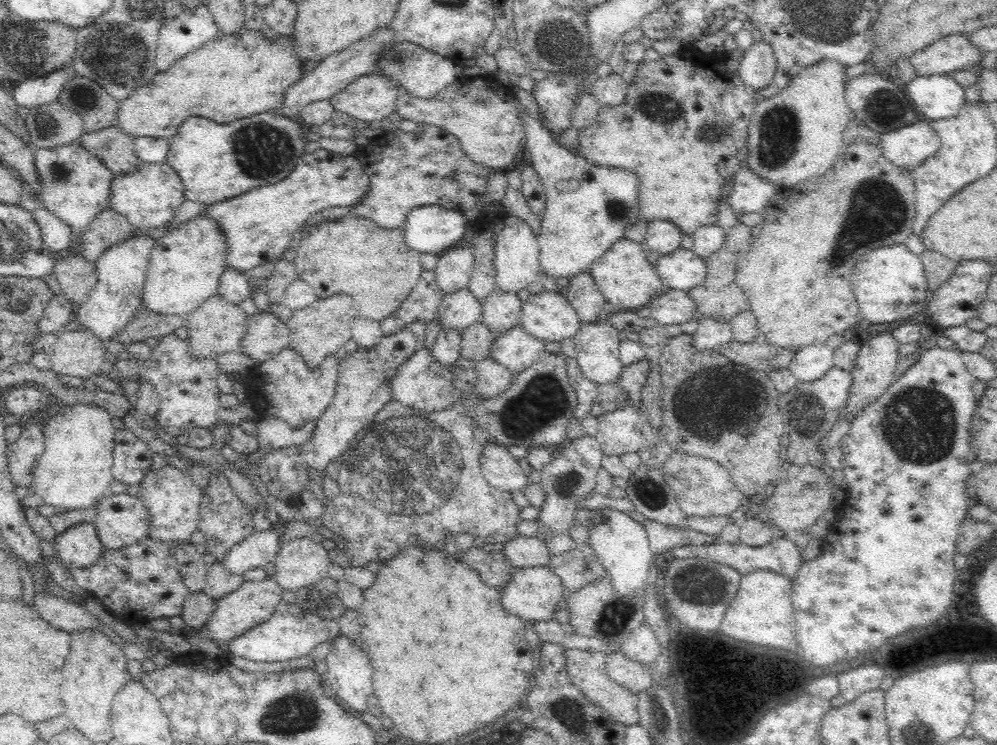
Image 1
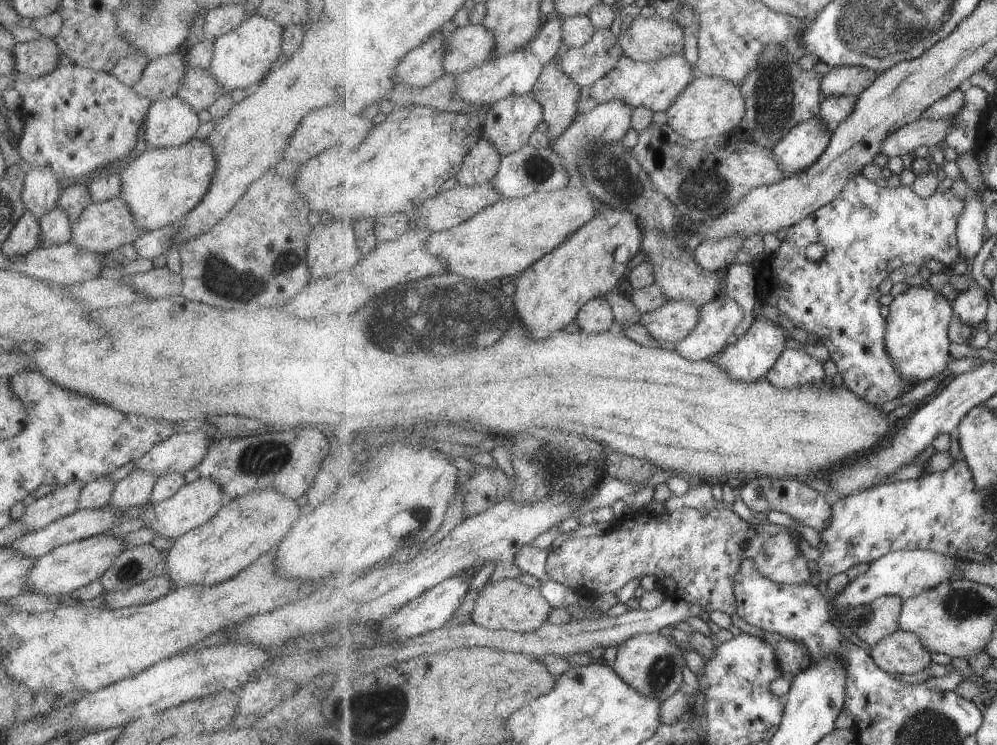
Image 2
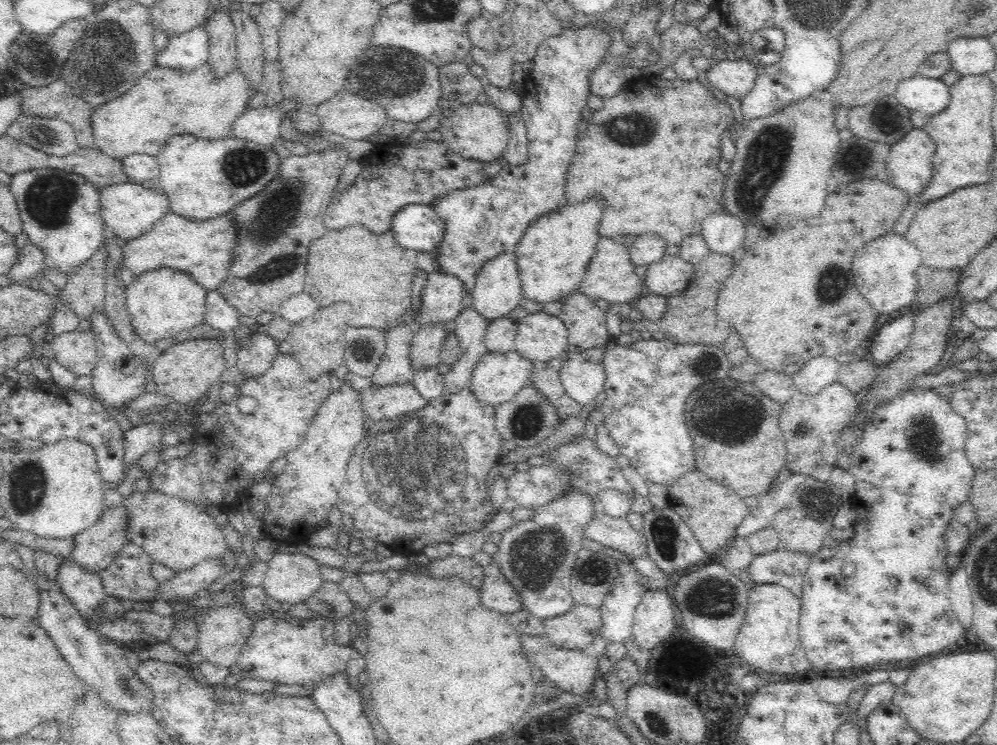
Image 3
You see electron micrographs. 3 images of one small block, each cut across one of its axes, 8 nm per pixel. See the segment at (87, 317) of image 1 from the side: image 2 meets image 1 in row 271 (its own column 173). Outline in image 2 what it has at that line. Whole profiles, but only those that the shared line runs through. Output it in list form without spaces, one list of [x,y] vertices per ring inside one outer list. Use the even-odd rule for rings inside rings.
[[[175,95],[152,101],[141,132],[147,148],[173,148],[193,139],[199,125],[197,113]]]

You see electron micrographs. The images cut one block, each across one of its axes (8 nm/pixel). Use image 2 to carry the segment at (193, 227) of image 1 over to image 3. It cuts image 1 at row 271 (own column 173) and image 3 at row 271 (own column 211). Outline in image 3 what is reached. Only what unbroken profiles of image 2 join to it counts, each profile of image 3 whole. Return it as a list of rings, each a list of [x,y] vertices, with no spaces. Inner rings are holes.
[[[169,268],[148,270],[148,272],[137,276],[132,283],[124,288],[124,291],[126,310],[132,328],[136,336],[146,344],[155,345],[159,340],[172,338],[182,330],[190,330],[205,323],[205,294],[207,291],[194,282],[193,278],[179,270],[170,270]]]

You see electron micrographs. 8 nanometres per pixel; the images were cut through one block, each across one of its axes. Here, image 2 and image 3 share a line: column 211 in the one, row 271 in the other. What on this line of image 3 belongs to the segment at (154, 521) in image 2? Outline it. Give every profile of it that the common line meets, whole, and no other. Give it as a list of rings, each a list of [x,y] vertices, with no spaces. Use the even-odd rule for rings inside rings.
[[[500,254],[482,266],[471,292],[473,308],[488,323],[504,318],[522,302],[515,254]]]

